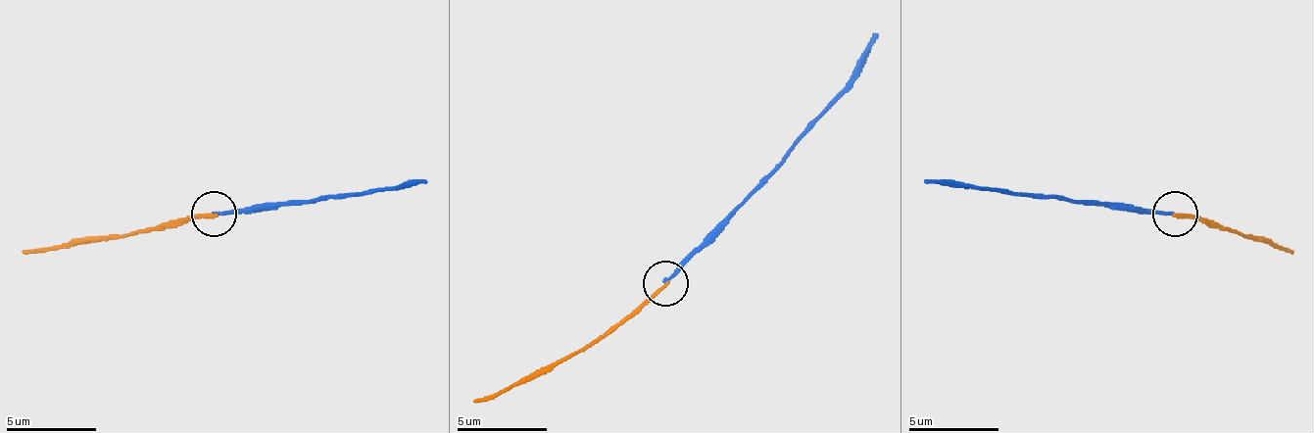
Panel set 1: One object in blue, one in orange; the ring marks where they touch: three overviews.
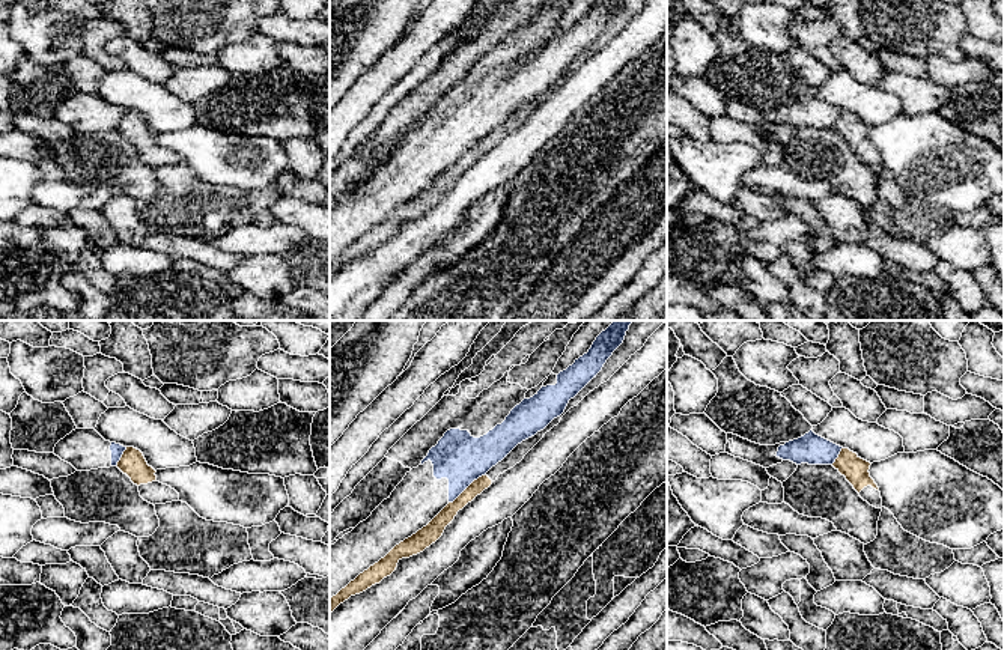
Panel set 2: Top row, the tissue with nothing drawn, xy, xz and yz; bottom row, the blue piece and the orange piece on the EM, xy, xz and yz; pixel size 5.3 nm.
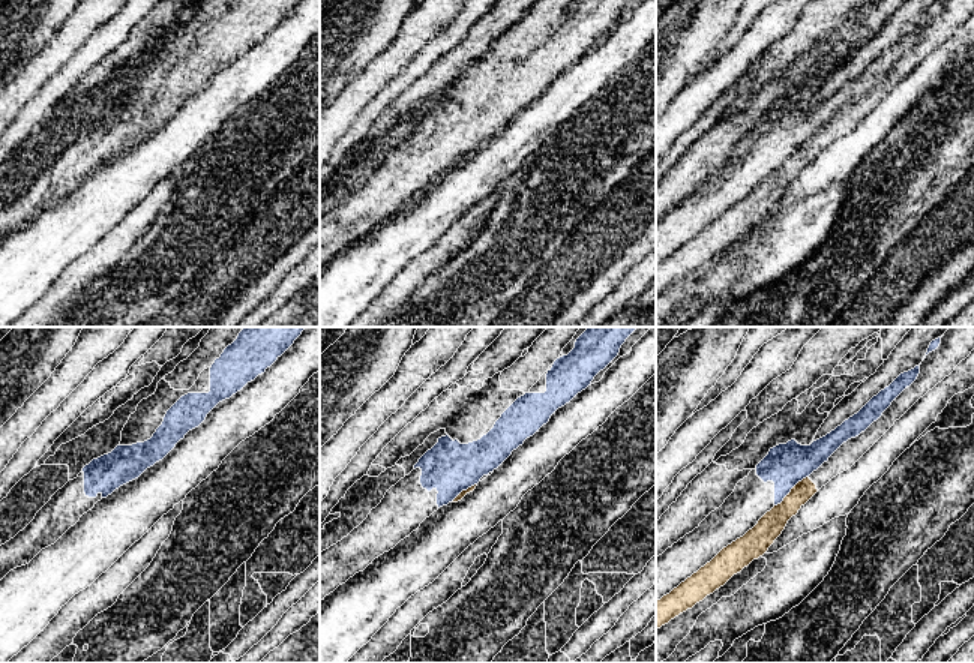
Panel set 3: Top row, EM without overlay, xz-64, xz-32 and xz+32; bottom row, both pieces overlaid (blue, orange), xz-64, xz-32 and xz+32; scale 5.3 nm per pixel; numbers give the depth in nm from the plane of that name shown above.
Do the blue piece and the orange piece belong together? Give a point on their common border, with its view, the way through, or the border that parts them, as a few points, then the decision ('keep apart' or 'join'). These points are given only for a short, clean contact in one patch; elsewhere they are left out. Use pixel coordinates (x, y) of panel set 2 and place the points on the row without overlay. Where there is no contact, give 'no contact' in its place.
xz (465, 151) | along xz (483, 137), (474, 142), (449, 166) | keep apart

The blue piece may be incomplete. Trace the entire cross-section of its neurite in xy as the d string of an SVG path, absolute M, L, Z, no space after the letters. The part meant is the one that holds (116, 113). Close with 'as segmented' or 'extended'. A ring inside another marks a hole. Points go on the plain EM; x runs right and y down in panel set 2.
M75 92L54 110L54 117L77 134L116 129L126 110L105 104L95 92Z | extended

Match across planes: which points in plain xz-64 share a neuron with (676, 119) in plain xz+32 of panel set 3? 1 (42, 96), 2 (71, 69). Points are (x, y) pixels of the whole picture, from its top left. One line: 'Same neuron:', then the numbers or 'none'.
Same neuron: none

